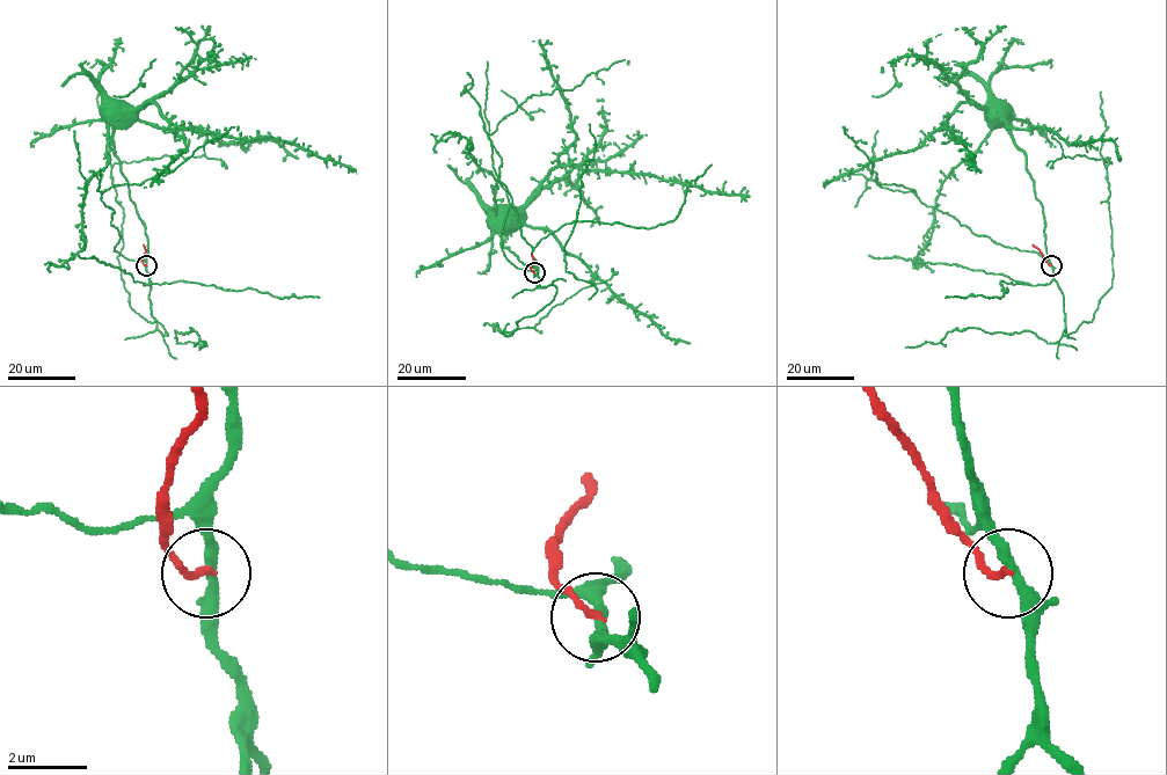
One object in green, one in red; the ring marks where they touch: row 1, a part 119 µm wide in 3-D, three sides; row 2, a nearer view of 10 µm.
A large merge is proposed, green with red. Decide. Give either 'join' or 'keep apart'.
keep apart

